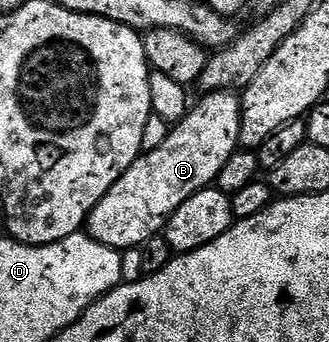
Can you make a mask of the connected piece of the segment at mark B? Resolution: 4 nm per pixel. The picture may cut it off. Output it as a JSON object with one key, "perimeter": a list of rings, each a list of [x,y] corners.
{"perimeter":[[[231,91],[209,93],[200,98],[199,102],[194,102],[187,116],[170,130],[165,141],[152,153],[143,153],[137,158],[129,167],[129,171],[125,171],[125,175],[121,175],[121,179],[117,179],[117,183],[109,187],[101,203],[93,207],[93,211],[87,217],[85,231],[90,237],[97,239],[97,243],[105,243],[120,251],[142,247],[149,238],[158,237],[164,232],[167,220],[181,203],[218,182],[225,163],[229,163],[231,156],[240,148],[241,101]]]}

